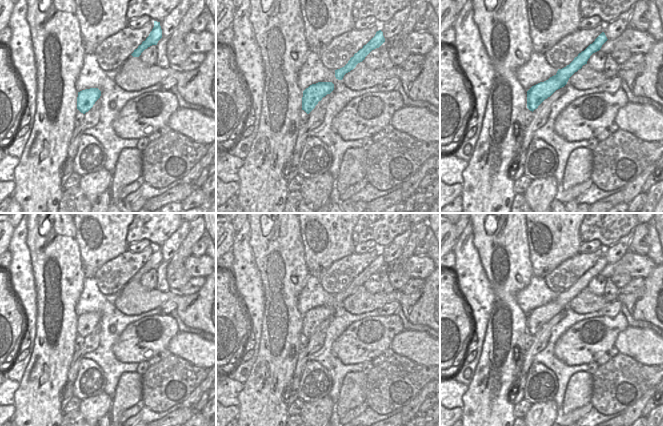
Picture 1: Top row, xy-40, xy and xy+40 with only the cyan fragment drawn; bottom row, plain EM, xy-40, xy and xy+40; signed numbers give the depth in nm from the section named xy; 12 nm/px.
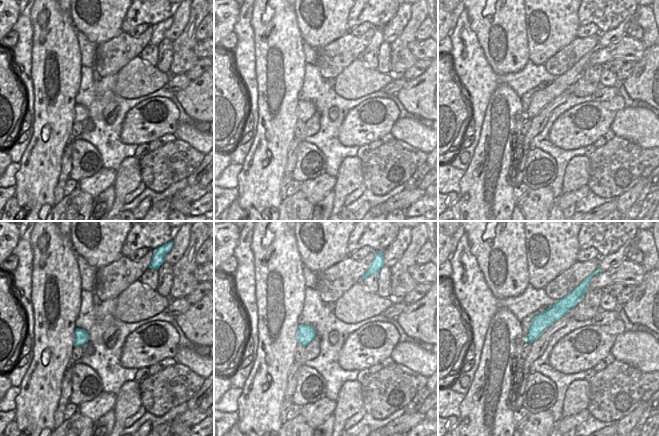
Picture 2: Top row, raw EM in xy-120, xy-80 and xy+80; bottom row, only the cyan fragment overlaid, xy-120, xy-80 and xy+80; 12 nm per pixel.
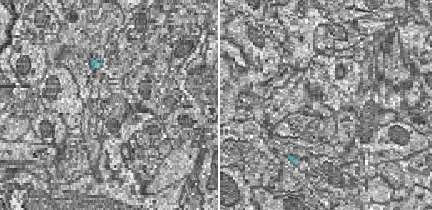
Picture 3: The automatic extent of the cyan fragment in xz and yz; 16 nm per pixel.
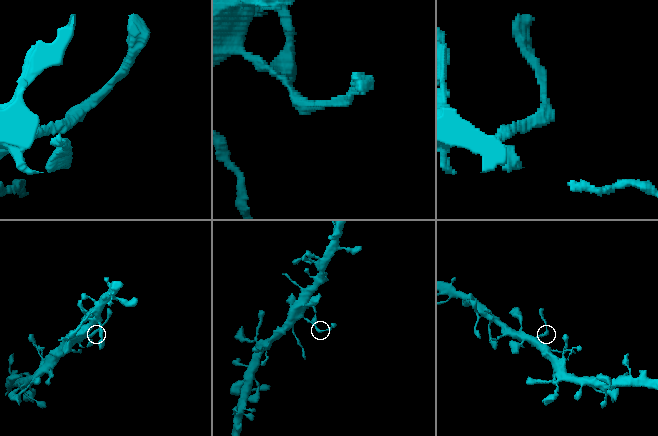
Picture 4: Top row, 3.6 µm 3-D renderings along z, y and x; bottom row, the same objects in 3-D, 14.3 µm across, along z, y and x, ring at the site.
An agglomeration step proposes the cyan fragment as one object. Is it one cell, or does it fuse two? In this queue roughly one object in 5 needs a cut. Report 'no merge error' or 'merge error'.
no merge error

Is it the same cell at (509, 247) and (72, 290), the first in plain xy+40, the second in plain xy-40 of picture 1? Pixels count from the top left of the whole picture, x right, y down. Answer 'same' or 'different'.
same

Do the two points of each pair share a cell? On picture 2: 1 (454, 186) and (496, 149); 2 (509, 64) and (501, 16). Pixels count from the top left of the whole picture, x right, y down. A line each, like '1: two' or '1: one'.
1: two
2: one

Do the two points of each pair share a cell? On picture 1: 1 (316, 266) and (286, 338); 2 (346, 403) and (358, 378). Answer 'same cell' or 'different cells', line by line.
1: different cells
2: same cell

